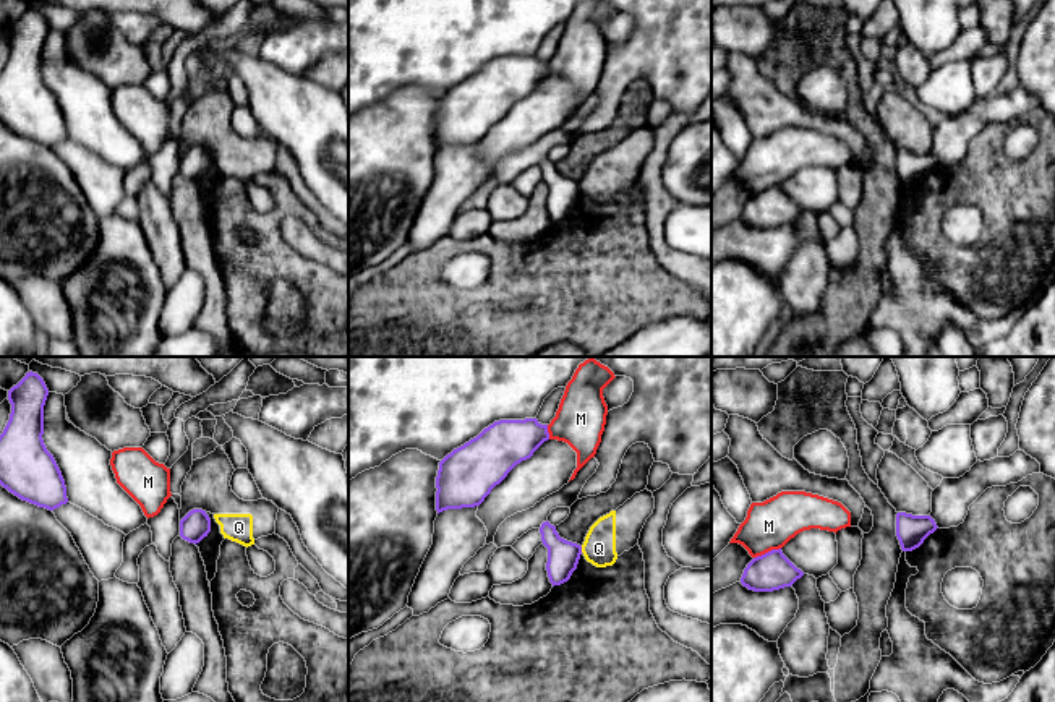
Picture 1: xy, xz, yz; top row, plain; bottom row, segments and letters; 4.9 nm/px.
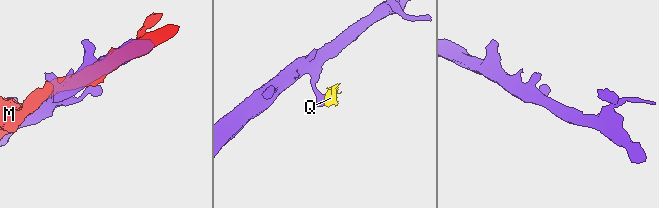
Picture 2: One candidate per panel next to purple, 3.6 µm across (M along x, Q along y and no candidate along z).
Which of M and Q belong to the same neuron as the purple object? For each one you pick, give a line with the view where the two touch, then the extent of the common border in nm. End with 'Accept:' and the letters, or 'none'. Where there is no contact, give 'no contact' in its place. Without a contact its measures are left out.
Accept: none

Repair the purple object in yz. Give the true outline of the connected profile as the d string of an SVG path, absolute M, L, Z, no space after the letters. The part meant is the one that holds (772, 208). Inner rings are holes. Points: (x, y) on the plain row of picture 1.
M780 186L754 195L741 214L741 220L754 229L773 229L791 224L804 209Z

